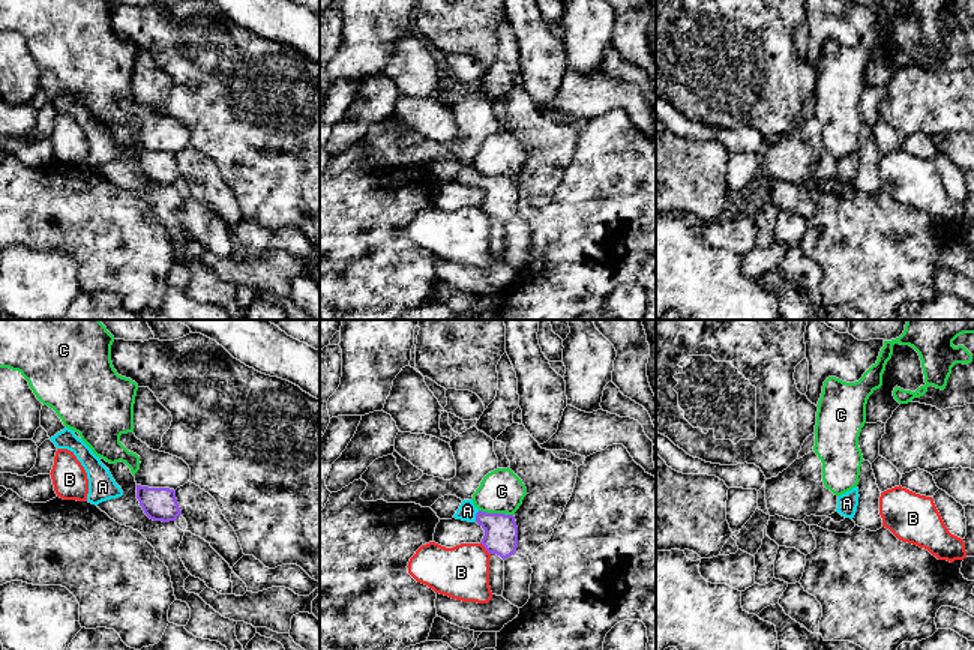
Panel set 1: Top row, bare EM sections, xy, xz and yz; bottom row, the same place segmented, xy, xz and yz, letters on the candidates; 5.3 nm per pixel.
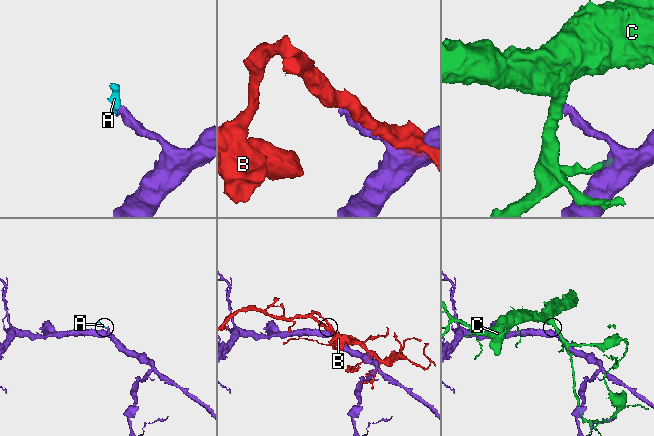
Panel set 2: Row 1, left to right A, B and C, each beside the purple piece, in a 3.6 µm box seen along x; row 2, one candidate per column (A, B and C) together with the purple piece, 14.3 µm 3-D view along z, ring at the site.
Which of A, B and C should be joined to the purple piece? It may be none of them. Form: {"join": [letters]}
{"join": ["A"]}

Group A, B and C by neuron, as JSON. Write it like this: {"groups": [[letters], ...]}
{"groups": [["A"], ["B"], ["C"]]}

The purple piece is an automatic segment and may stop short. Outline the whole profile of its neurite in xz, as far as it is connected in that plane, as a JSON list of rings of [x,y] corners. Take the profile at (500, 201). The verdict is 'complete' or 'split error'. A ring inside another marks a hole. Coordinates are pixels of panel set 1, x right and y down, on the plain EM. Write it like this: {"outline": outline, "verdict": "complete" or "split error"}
{"outline": [[[464,164],[453,182],[477,186],[485,194],[480,207],[489,218],[497,218],[504,224],[516,216],[518,191],[513,179],[486,177],[479,174],[473,164]]], "verdict": "split error"}

